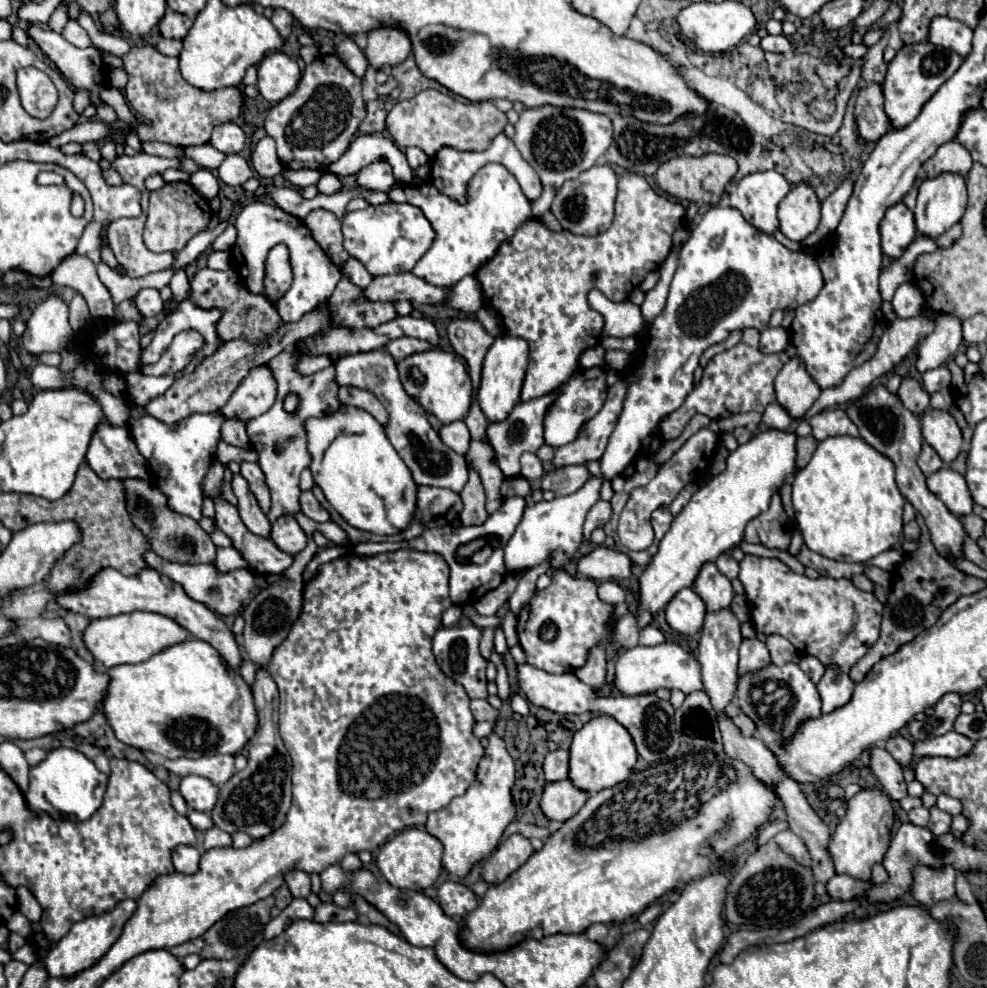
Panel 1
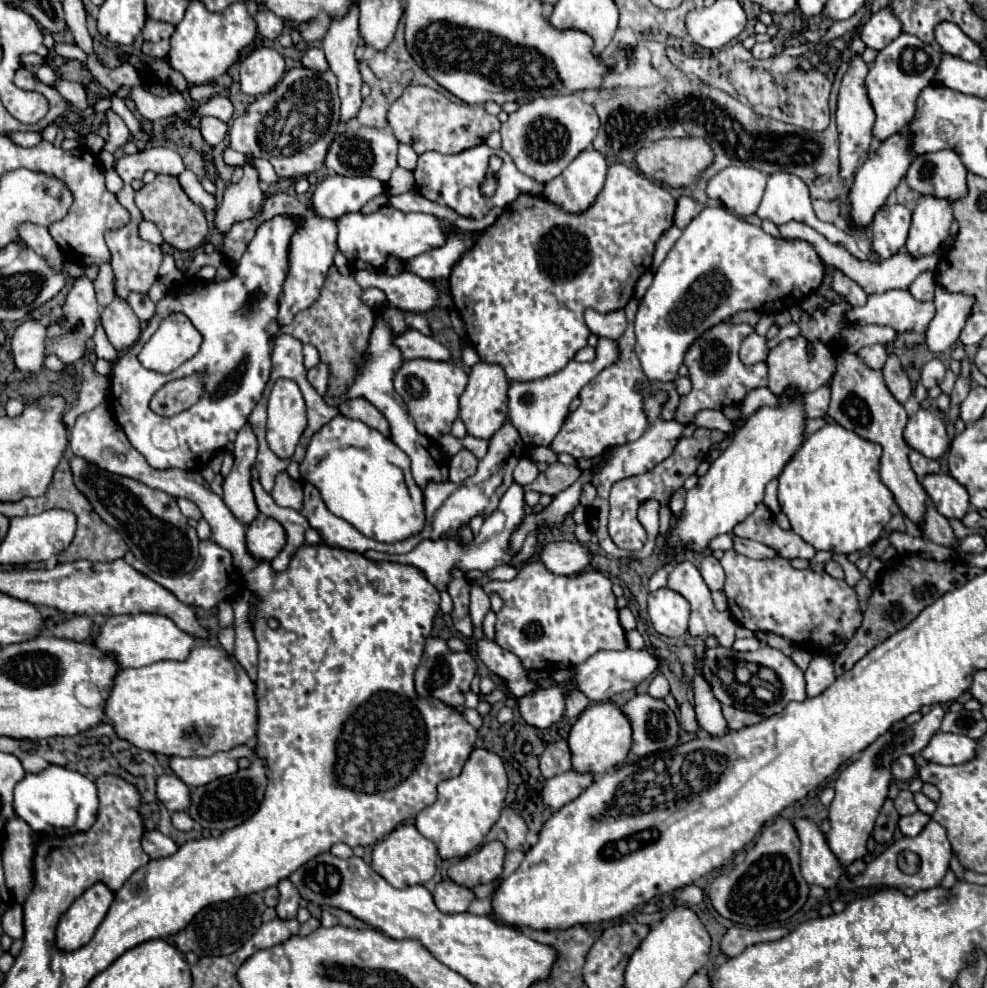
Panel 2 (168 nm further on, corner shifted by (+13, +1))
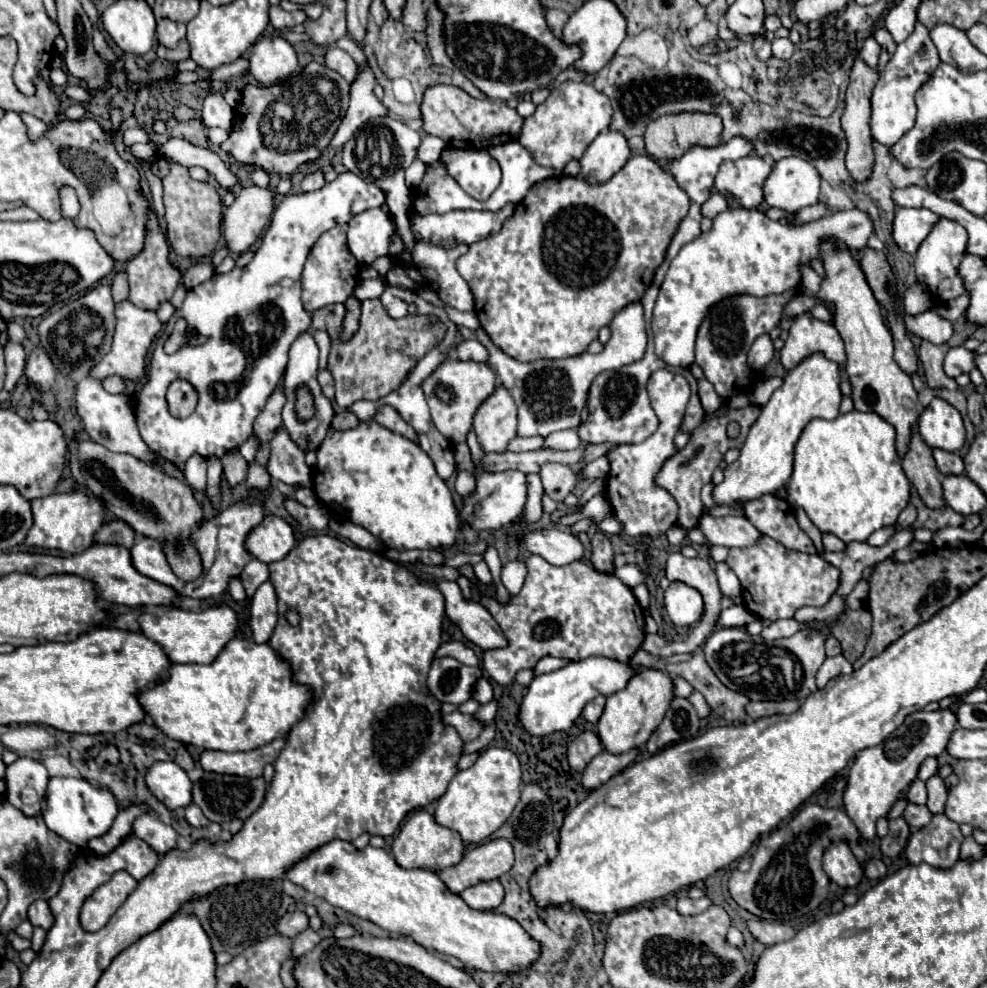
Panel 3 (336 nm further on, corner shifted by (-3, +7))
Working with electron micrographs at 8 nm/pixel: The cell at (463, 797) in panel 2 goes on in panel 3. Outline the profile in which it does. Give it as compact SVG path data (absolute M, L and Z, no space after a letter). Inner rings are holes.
M488 747L480 753L478 761L470 769L456 773L456 777L448 785L448 791L436 805L434 819L438 825L460 833L466 845L482 843L512 815L516 803L520 801L520 791L522 771L518 757L510 749Z

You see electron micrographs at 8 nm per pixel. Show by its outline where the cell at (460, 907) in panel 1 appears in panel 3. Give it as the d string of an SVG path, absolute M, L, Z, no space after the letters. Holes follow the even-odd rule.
M498 879L472 885L460 893L464 903L472 909L496 909L504 899L504 889Z

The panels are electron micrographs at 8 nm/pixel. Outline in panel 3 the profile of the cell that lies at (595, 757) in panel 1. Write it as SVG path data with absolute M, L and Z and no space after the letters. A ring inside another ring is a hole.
M642 669L636 677L632 677L632 681L628 681L626 689L608 697L604 713L596 723L596 735L602 747L612 755L620 755L630 749L642 747L656 729L656 725L660 725L668 709L668 701L672 701L672 697L672 681L664 671Z

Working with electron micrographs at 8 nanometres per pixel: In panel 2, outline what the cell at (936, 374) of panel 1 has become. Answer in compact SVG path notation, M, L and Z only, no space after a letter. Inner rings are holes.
M932 359L928 361L924 367L922 367L922 373L920 373L920 379L924 383L924 387L934 387L934 385L940 385L942 379L944 379L944 373L946 373L946 365L940 361L940 359Z

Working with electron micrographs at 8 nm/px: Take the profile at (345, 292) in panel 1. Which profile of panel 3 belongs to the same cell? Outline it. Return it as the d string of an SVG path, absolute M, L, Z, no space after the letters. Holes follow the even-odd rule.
M380 299L360 301L360 311L360 327L348 341L342 339L342 321L346 315L344 303L326 305L324 309L312 313L312 329L324 329L332 341L328 369L334 375L336 403L340 407L350 407L358 399L376 401L398 389L414 369L416 361L424 357L446 333L446 327L440 325L434 317L392 319L382 307Z

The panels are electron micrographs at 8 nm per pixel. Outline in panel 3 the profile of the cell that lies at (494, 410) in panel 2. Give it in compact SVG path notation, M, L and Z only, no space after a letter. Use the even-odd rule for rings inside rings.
M498 383L474 415L474 431L482 449L486 453L504 453L508 441L516 437L516 425L518 409L512 393Z

